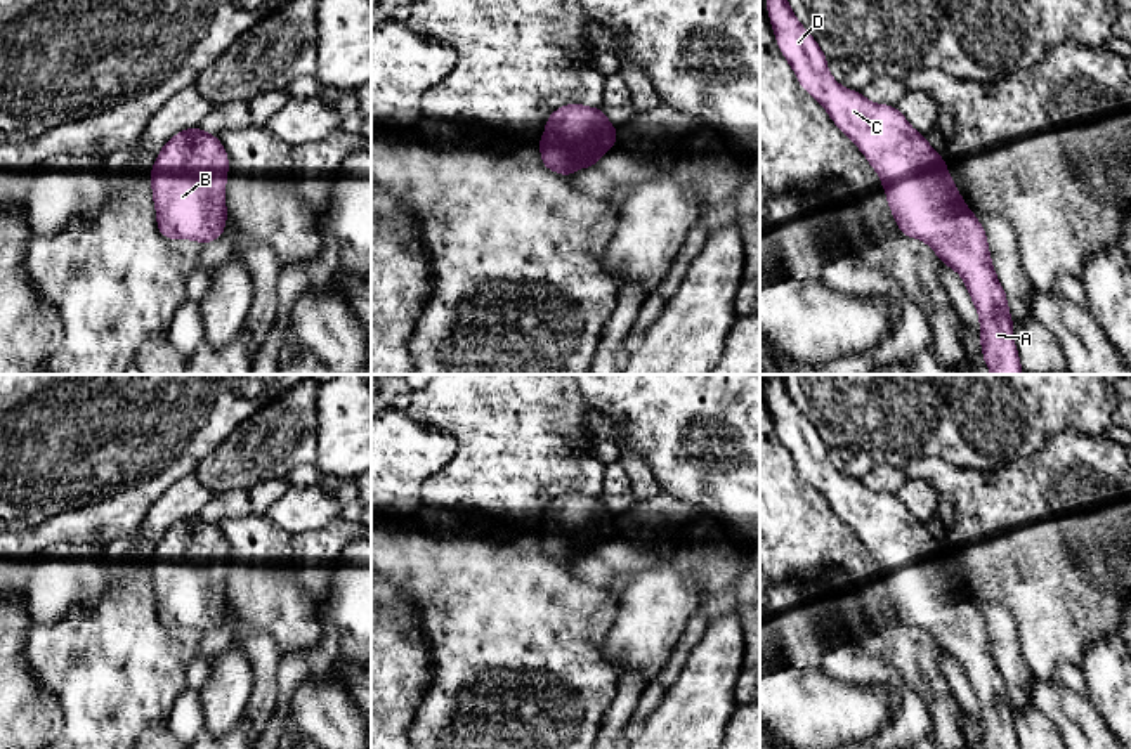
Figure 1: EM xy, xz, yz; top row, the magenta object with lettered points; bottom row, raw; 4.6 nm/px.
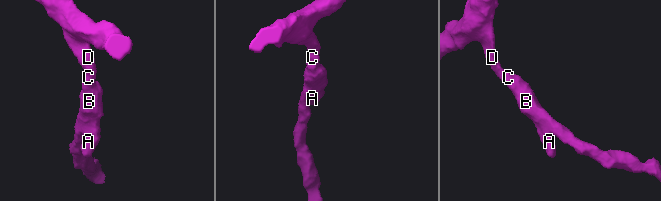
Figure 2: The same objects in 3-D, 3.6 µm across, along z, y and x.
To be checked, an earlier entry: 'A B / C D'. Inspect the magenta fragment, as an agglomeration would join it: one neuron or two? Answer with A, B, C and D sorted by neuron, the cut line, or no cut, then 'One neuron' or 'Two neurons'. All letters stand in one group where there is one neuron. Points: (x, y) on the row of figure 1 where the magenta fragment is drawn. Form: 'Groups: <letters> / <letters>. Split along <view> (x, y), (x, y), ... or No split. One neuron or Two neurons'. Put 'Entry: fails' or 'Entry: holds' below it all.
Groups: A B C D. No split. One neuron
Entry: fails

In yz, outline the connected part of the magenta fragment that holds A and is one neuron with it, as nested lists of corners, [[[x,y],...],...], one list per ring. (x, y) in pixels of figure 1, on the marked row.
[[[765,0],[775,42],[796,73],[796,81],[831,116],[831,121],[859,147],[879,175],[890,212],[905,238],[925,241],[940,258],[954,269],[966,284],[980,321],[982,357],[990,374],[1023,374],[1018,348],[1013,342],[1013,319],[1006,291],[1001,286],[990,260],[987,234],[973,212],[961,198],[949,175],[944,156],[916,132],[907,118],[890,104],[876,104],[862,92],[840,85],[827,69],[827,59],[815,38],[803,28],[788,0]]]

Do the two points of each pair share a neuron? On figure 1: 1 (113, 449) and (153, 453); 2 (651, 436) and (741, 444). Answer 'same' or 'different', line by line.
1: same
2: same

